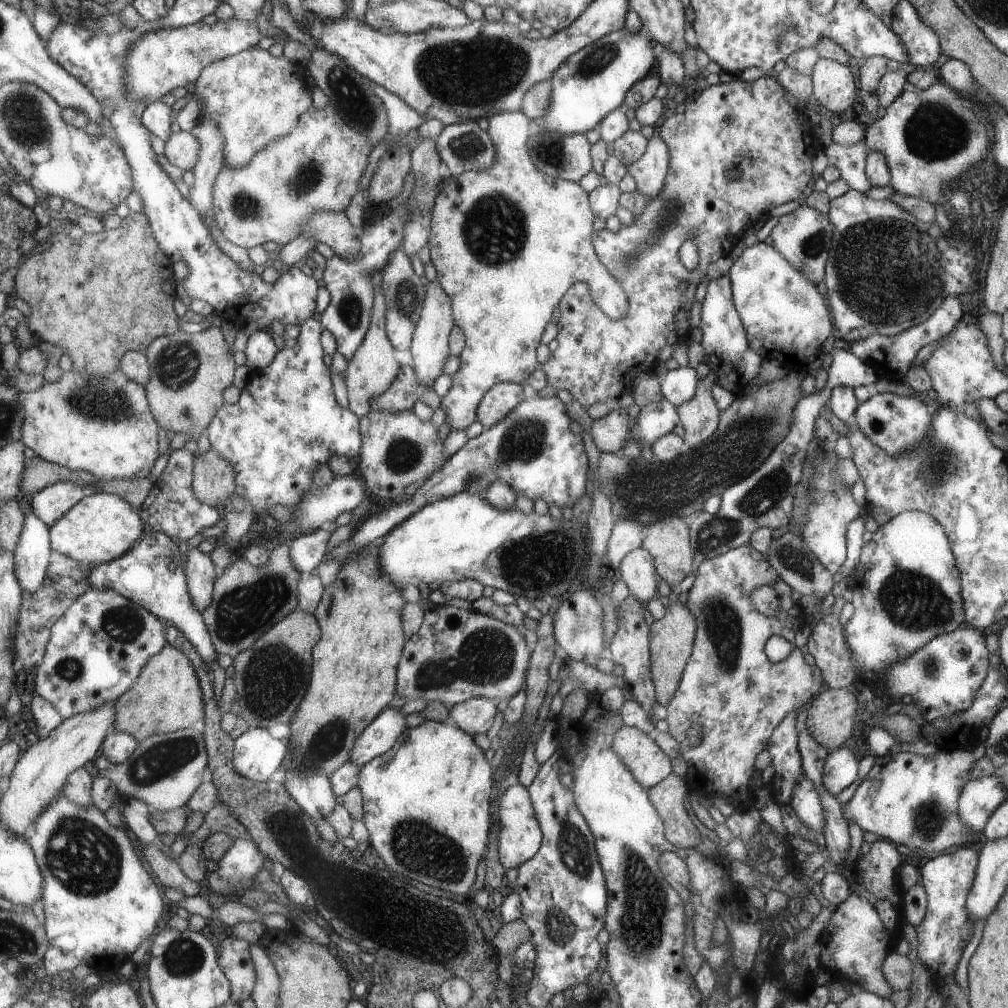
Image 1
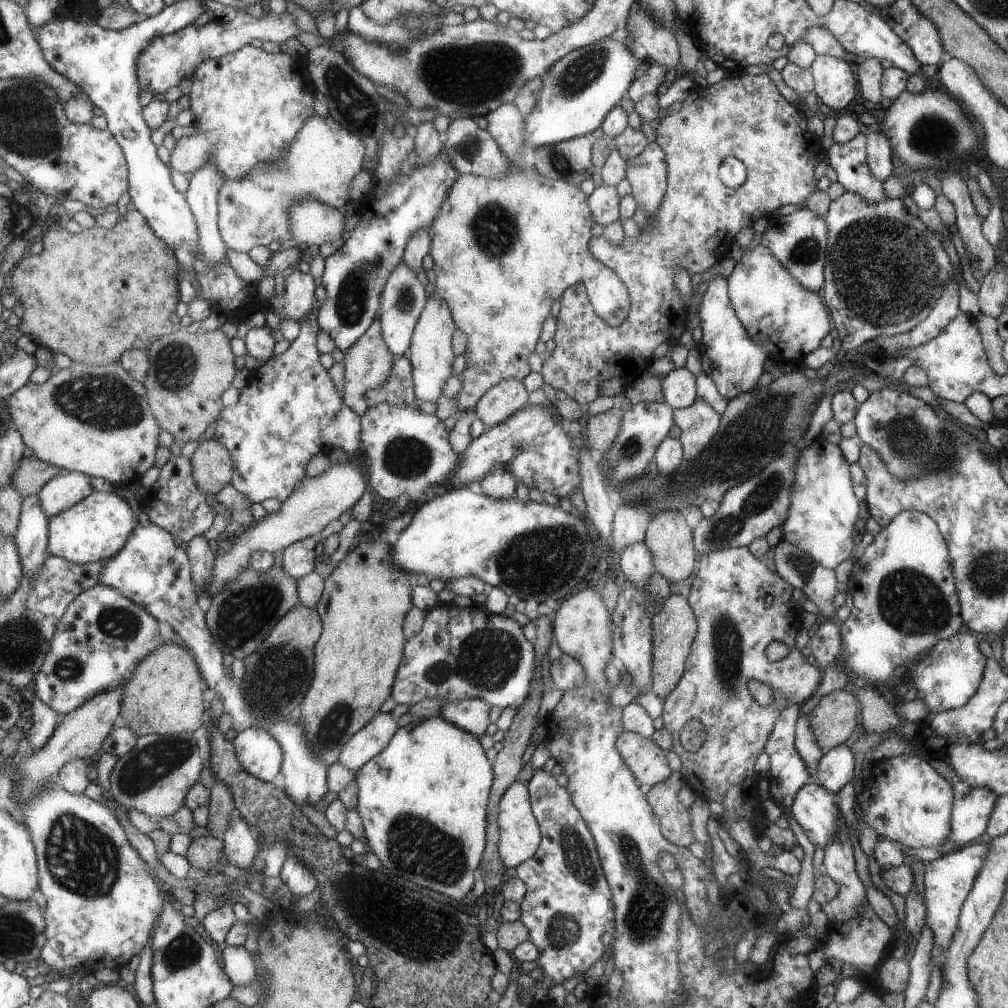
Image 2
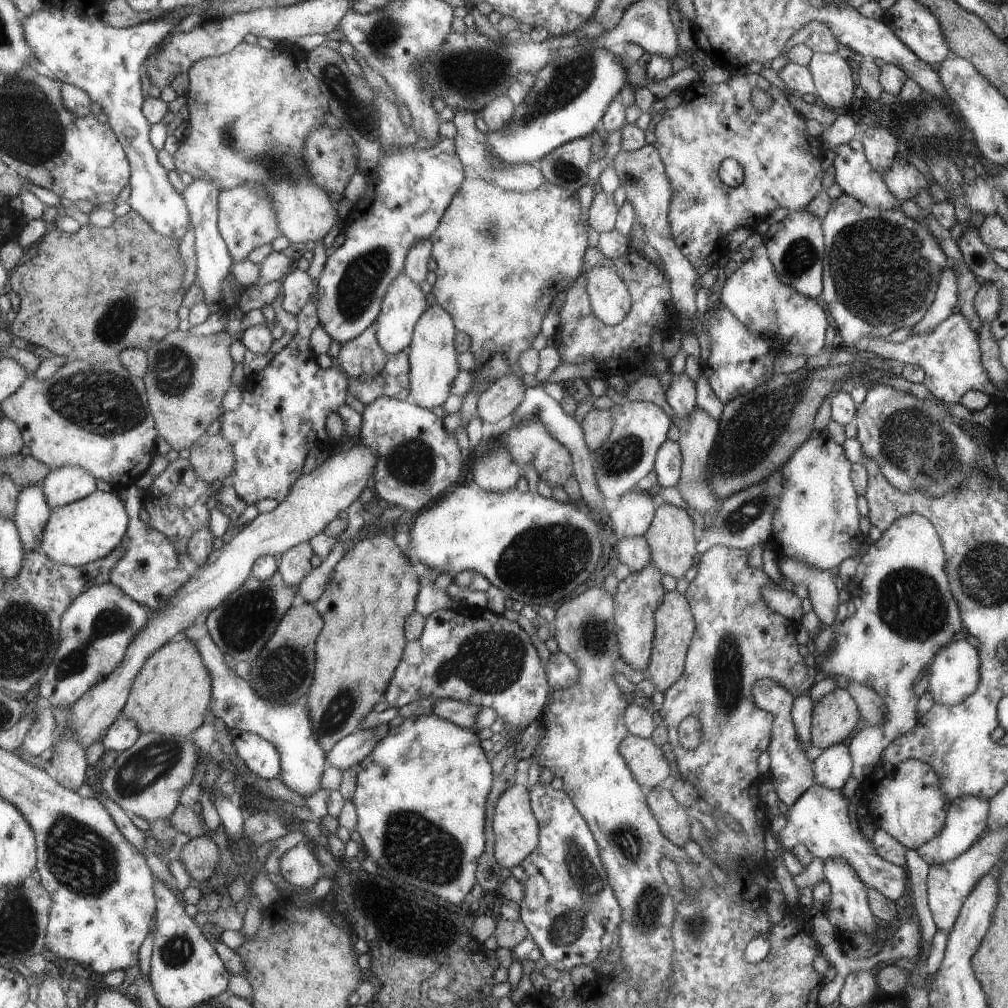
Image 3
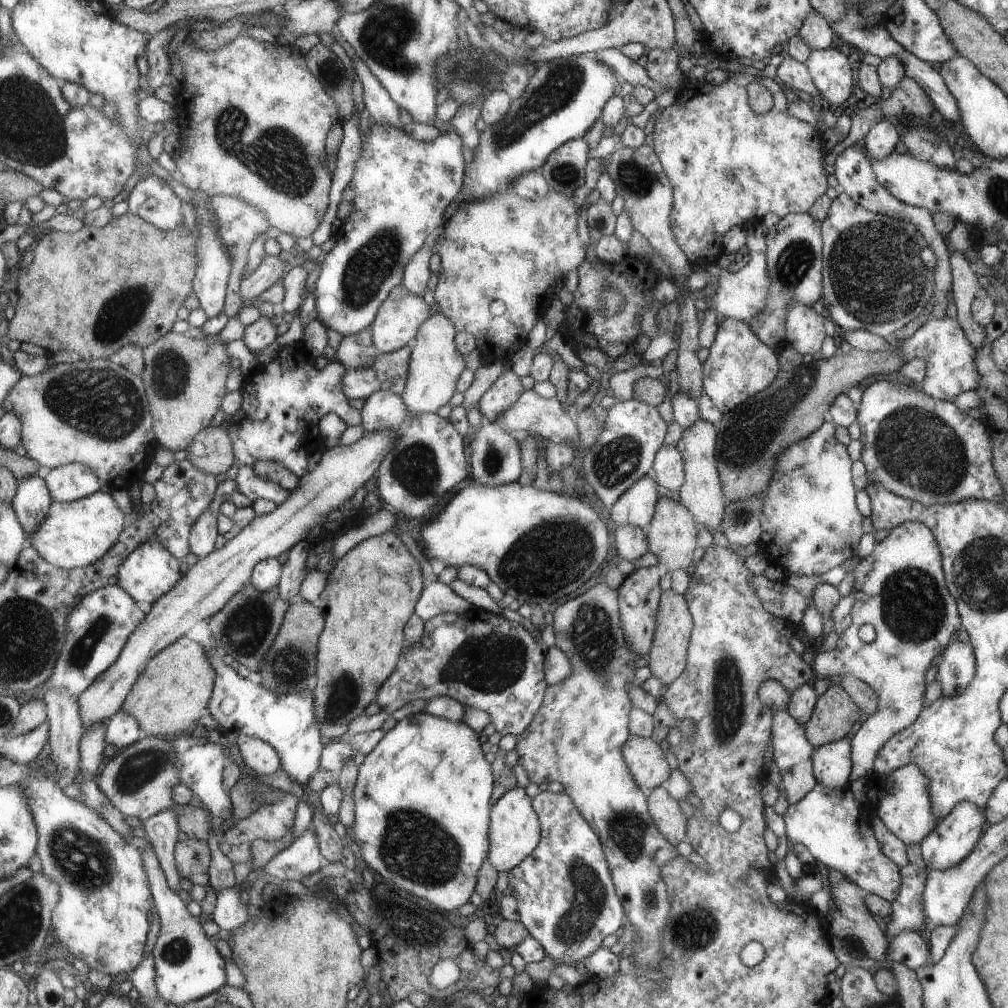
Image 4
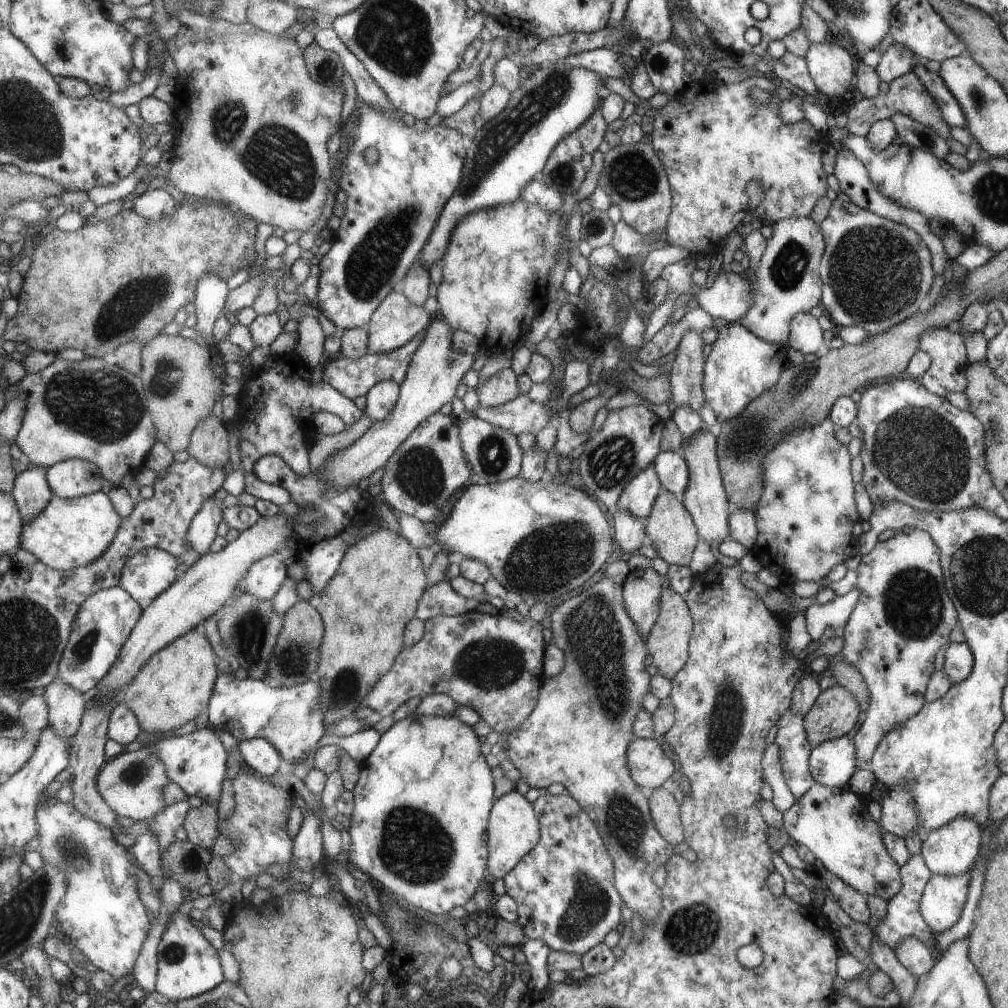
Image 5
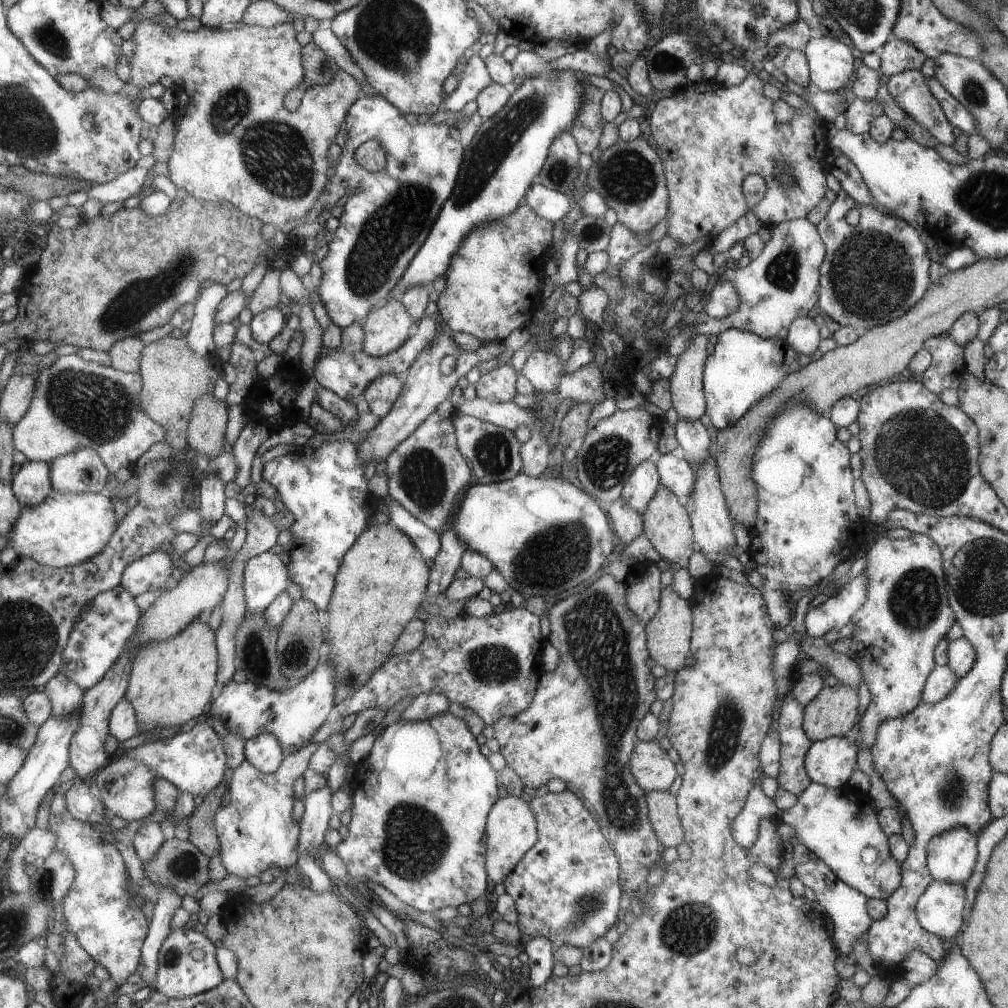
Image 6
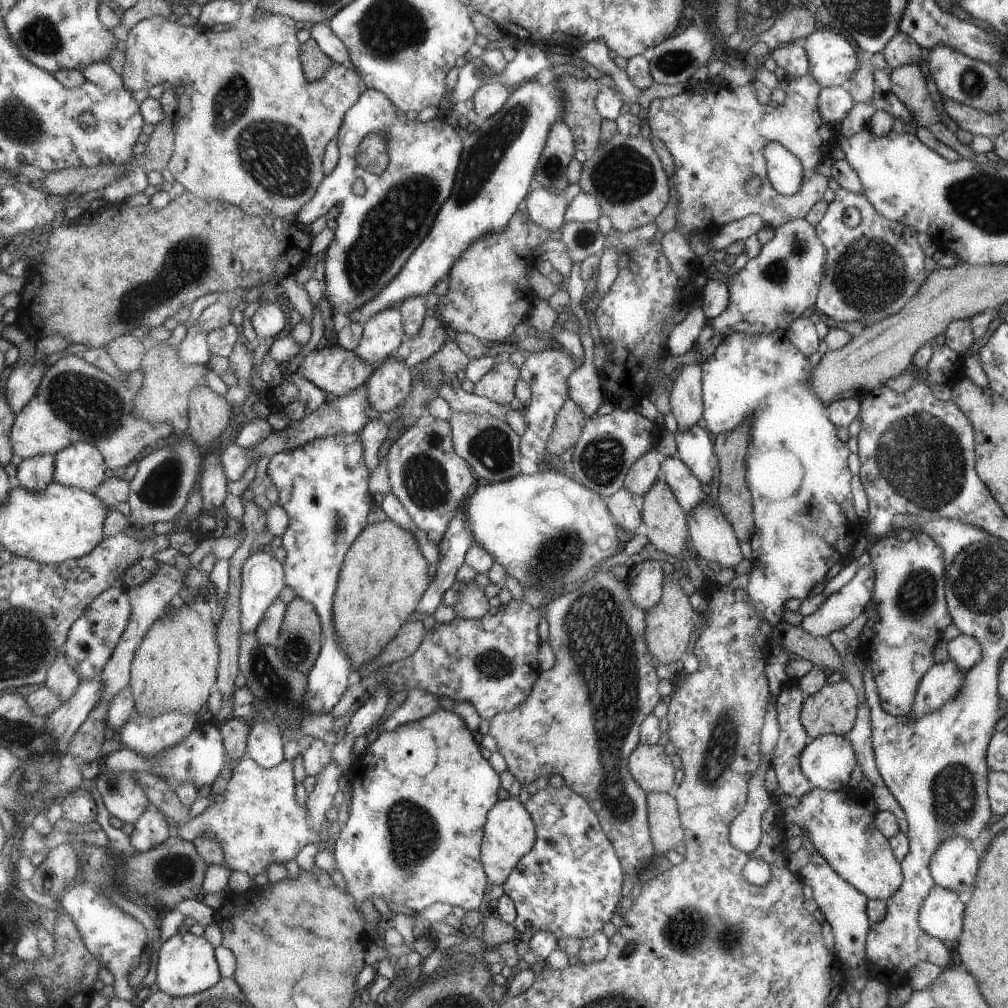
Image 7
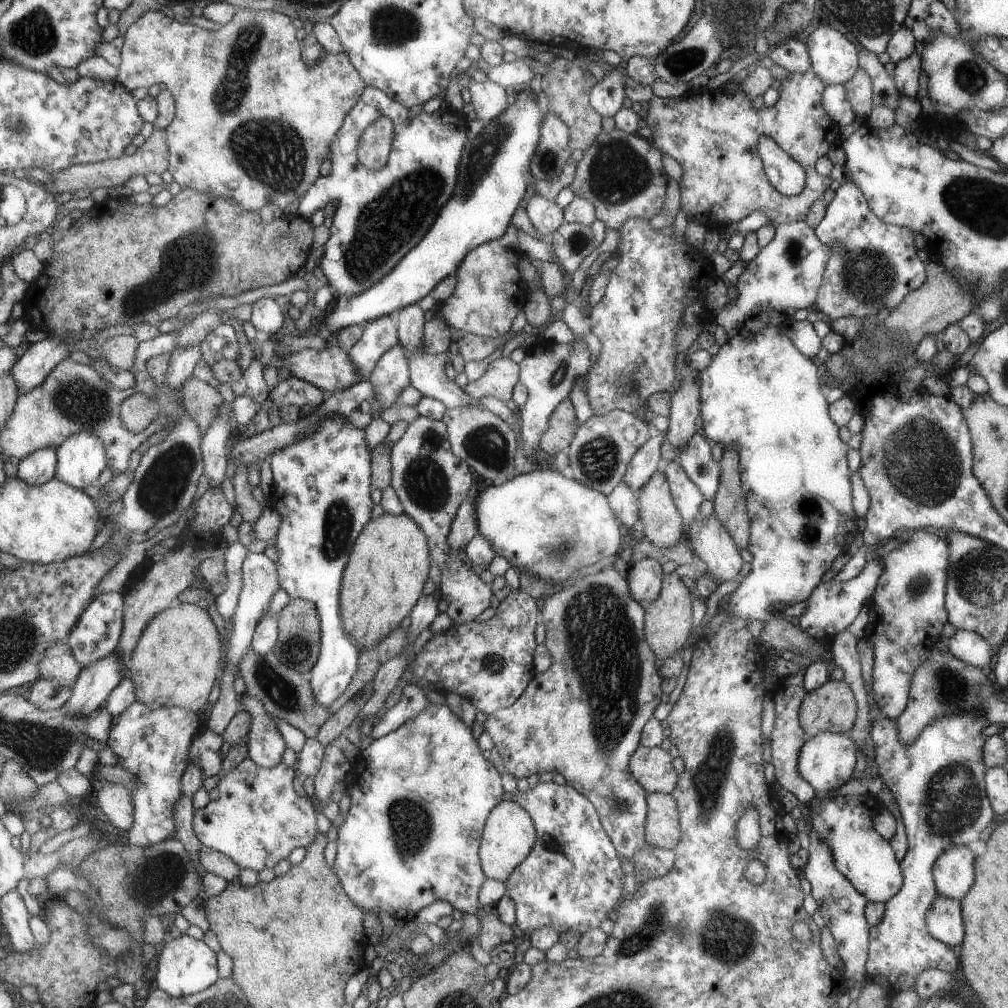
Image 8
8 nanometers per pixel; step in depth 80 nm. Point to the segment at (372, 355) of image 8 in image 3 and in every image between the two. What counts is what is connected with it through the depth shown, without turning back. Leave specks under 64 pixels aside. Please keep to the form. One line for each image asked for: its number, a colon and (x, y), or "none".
3: (404, 304)
4: (400, 318)
5: (398, 320)
6: (387, 328)
7: (383, 333)

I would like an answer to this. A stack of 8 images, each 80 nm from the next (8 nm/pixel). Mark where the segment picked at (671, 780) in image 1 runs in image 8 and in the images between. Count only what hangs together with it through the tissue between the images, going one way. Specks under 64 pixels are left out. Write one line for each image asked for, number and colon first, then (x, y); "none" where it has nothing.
2: (664, 797)
3: (672, 819)
4: (665, 812)
5: (665, 814)
6: (661, 805)
7: (666, 833)
8: (661, 829)

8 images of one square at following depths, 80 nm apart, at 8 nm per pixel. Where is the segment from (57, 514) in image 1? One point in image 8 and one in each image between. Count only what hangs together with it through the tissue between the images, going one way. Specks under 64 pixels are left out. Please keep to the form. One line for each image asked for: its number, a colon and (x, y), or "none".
2: (61, 493)
3: (66, 485)
4: (70, 482)
5: (71, 478)
6: (83, 470)
7: (81, 464)
8: (81, 458)

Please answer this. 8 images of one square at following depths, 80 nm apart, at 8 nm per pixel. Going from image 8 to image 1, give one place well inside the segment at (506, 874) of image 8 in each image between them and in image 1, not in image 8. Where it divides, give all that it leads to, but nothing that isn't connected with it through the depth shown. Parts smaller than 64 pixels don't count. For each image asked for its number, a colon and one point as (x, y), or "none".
1: (521, 836)
2: (521, 836)
3: (517, 829)
4: (515, 829)
5: (515, 830)
6: (512, 831)
7: (510, 833)

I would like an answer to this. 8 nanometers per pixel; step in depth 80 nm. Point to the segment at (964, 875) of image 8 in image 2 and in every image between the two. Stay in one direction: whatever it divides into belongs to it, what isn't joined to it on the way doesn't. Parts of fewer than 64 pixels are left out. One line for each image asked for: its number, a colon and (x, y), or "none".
2: (971, 806)
3: (966, 821)
4: (950, 842)
5: (949, 849)
6: (951, 856)
7: (954, 863)

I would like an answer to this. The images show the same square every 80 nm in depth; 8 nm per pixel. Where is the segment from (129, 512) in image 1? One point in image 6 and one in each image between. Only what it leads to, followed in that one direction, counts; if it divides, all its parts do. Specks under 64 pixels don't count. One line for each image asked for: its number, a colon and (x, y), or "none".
2: (97, 528)
3: (77, 534)
4: (76, 534)
5: (70, 533)
6: (68, 528)

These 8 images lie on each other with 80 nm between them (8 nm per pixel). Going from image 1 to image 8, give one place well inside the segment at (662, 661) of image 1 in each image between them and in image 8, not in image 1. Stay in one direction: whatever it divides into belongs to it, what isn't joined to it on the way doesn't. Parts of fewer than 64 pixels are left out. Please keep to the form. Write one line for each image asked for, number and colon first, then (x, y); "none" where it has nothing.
2: (673, 627)
3: (673, 623)
4: (665, 659)
5: (667, 641)
6: (668, 631)
7: (669, 622)
8: (668, 616)

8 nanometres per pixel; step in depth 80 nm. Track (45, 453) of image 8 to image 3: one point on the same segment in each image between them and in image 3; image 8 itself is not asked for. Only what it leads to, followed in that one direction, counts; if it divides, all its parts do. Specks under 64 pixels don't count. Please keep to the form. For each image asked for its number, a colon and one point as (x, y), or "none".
3: (33, 511)
4: (32, 503)
5: (32, 491)
6: (33, 483)
7: (35, 473)

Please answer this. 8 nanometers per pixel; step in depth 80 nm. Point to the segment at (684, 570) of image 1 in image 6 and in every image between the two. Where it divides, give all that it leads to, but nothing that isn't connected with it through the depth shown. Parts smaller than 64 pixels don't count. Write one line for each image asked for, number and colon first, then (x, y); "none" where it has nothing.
2: (667, 537)
3: (669, 535)
4: (670, 533)
5: (669, 527)
6: (665, 524)

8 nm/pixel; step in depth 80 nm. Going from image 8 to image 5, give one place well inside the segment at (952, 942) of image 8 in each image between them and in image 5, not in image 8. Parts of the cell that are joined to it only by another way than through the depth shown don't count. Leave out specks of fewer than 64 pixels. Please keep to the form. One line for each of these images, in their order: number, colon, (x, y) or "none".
5: (942, 902)
6: (940, 908)
7: (941, 915)

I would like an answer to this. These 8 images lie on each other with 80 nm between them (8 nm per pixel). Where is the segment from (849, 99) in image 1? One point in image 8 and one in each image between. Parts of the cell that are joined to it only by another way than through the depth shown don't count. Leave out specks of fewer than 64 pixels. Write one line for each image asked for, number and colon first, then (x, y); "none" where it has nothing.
2: (834, 85)
3: (834, 84)
4: (830, 71)
5: (830, 66)
6: (830, 64)
7: (831, 60)
8: (834, 59)

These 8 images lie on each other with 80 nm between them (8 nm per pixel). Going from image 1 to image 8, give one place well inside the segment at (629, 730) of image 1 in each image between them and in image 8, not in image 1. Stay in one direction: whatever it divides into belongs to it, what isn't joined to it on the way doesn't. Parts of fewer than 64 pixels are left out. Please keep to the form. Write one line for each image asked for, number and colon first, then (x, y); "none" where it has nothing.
2: (647, 762)
3: (643, 757)
4: (646, 762)
5: (649, 767)
6: (653, 771)
7: (650, 766)
8: (650, 767)

